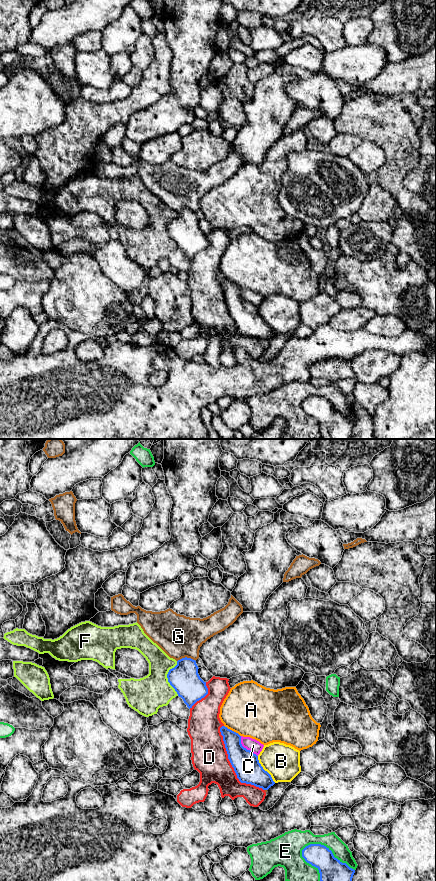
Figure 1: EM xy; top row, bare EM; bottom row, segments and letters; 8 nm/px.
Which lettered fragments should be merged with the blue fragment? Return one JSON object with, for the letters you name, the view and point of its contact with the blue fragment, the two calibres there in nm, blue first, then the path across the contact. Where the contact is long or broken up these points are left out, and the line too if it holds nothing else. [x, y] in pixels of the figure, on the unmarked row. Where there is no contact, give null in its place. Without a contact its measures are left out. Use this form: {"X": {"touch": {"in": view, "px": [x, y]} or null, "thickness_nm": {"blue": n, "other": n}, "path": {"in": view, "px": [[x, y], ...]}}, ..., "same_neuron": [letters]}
{"same_neuron": []}

